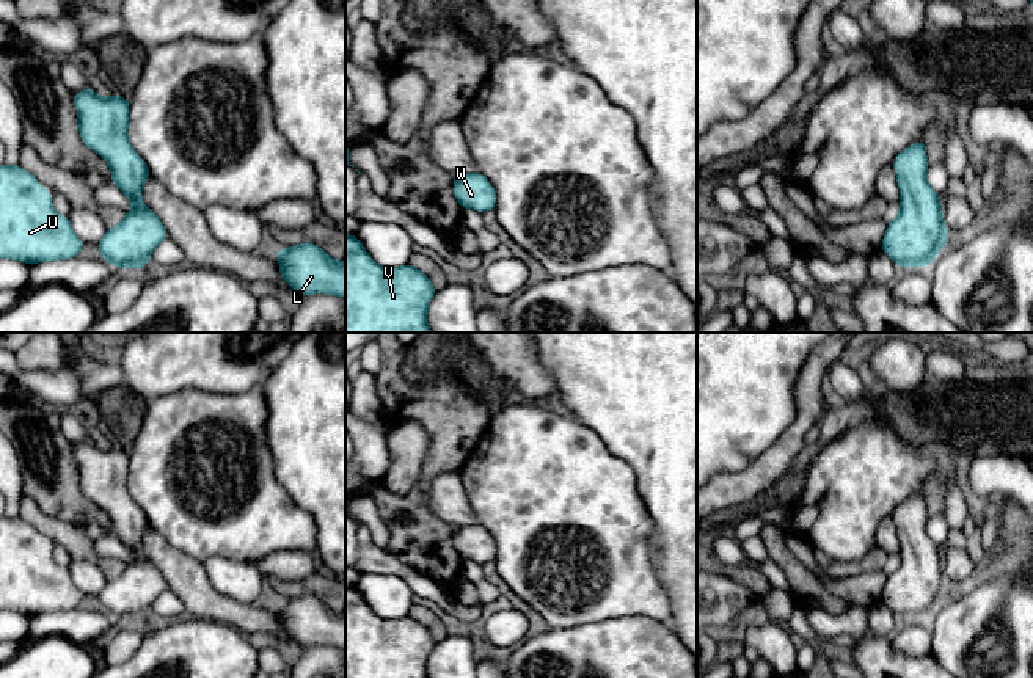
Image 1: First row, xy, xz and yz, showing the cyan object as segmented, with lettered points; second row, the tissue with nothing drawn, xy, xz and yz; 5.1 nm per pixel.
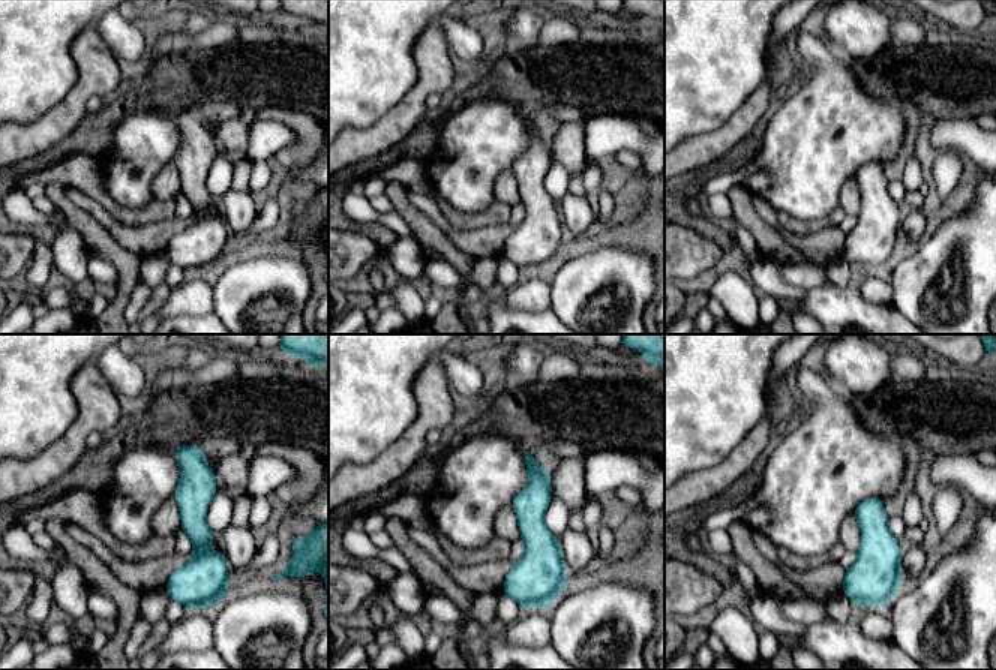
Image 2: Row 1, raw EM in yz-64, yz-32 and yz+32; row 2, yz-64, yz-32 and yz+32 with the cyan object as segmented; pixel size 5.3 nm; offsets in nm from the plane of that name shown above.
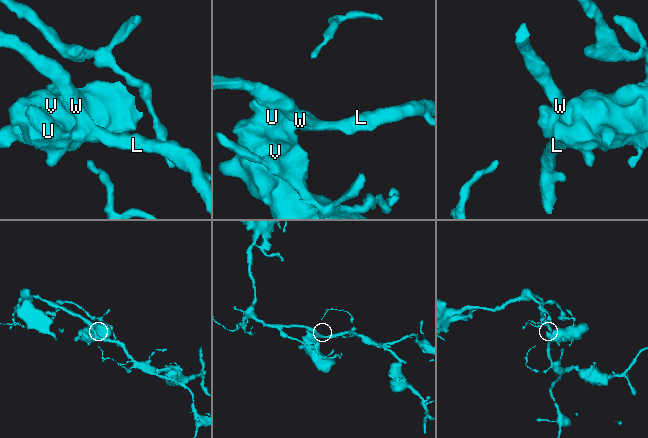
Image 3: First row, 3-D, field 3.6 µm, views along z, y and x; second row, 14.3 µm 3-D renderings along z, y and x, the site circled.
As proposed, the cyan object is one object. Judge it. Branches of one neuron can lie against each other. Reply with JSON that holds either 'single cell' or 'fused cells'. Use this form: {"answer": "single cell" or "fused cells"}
{"answer": "single cell"}

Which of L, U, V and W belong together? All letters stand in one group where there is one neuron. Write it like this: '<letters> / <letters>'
L U V W

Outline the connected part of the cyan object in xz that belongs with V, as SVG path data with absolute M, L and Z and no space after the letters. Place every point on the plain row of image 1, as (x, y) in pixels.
M345 585L345 678L429 678L425 667L435 643L429 628L413 617L381 618L356 587Z

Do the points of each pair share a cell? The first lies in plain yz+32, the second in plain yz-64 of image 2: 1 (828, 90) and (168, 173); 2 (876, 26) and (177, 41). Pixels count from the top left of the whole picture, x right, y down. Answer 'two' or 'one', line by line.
1: two
2: two

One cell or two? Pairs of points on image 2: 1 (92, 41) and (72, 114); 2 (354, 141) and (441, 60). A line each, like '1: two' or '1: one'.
1: one
2: one

